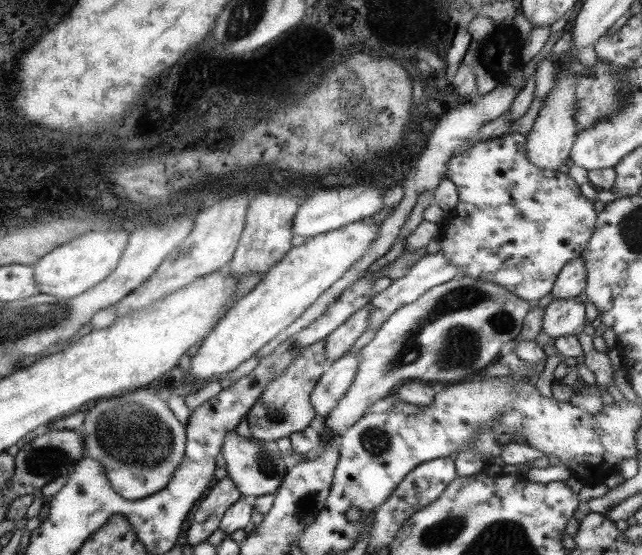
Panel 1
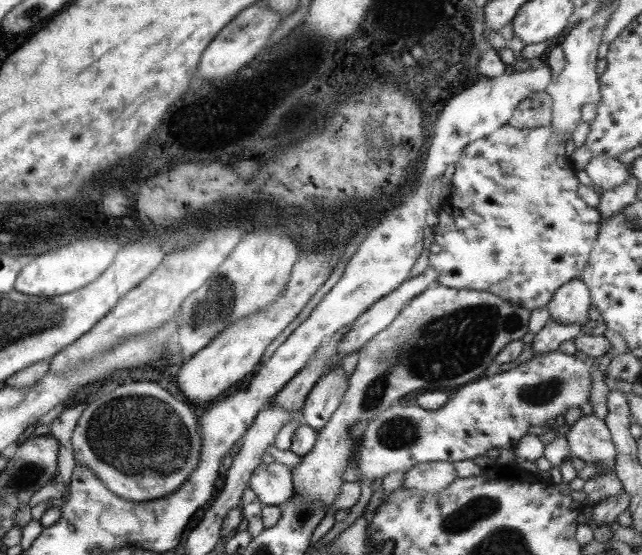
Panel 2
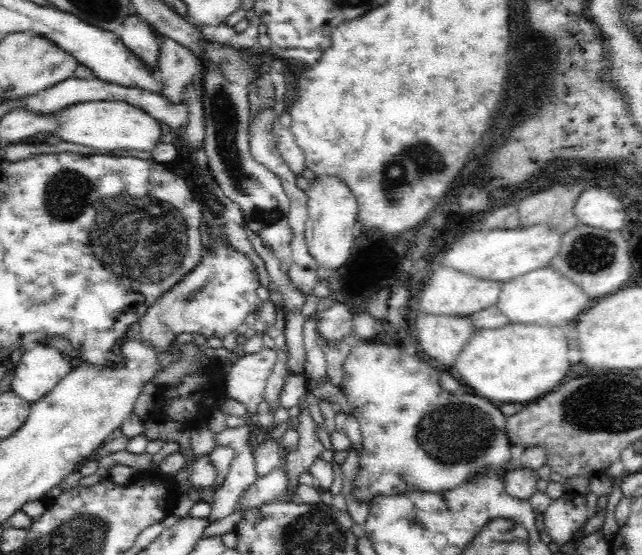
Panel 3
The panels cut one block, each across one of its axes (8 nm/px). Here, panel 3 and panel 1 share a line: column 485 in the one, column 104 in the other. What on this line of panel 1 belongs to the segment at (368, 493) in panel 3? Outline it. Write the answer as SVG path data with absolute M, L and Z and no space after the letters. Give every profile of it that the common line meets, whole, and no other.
M139 388L127 396L99 400L84 413L84 456L101 464L111 488L121 498L138 501L165 488L183 456L185 427L168 409L159 390Z

